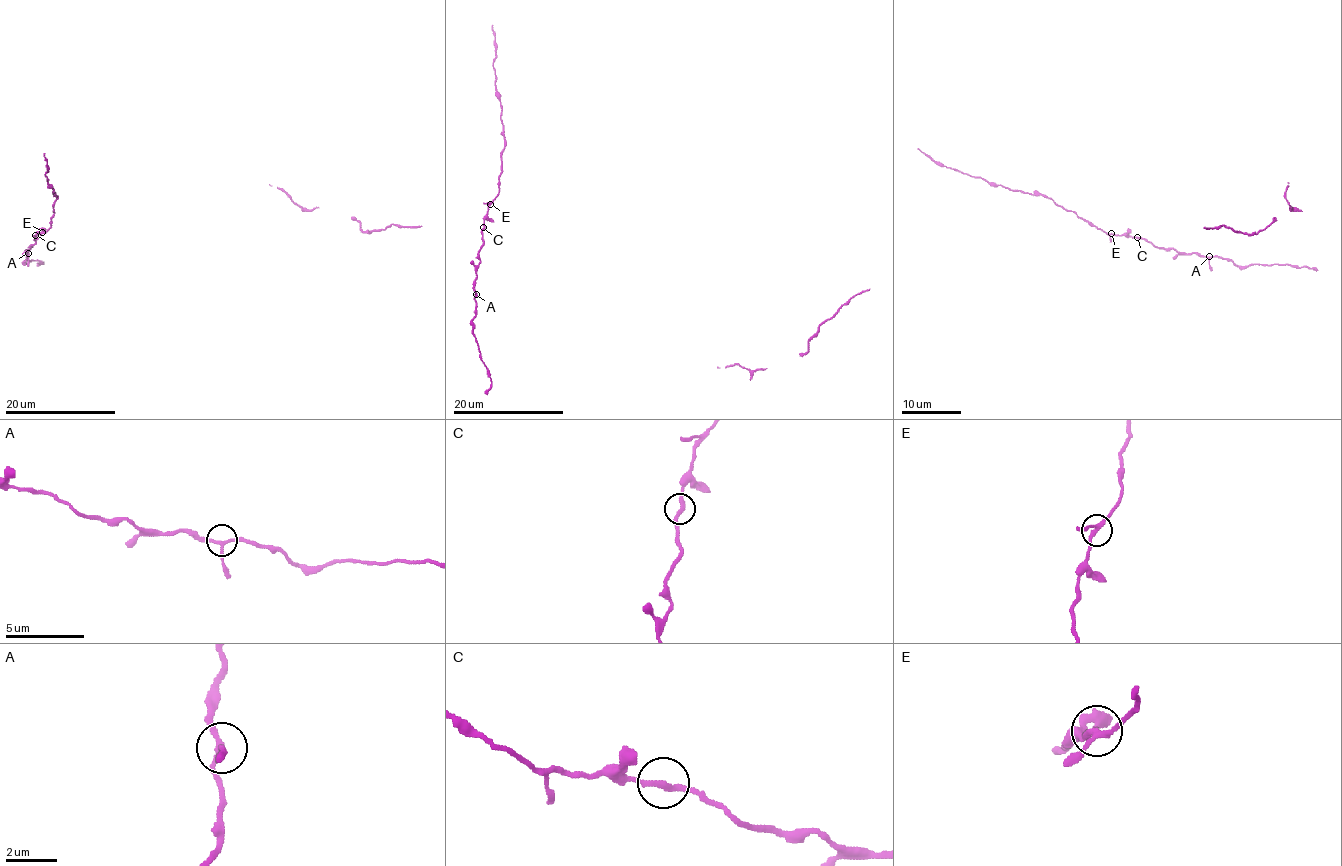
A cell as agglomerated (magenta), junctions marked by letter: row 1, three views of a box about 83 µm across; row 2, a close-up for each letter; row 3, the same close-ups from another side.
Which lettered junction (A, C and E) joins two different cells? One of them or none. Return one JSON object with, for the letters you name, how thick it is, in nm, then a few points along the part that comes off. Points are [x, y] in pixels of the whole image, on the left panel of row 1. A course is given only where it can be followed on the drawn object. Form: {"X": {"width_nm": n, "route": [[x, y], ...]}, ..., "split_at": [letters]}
{"split_at": []}

